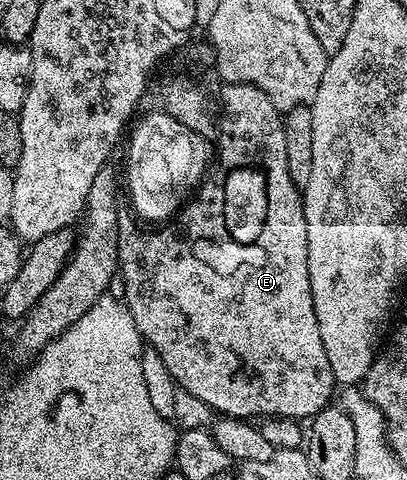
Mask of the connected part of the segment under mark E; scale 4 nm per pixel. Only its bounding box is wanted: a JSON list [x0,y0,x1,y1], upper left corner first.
[118,83,337,420]

